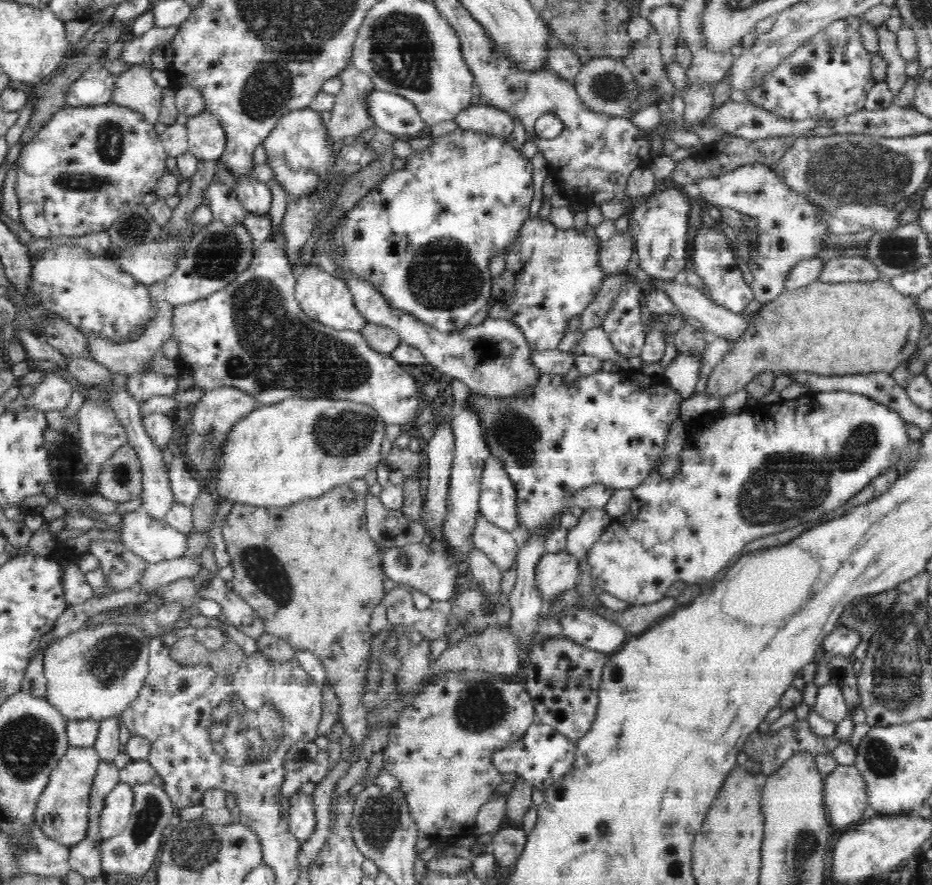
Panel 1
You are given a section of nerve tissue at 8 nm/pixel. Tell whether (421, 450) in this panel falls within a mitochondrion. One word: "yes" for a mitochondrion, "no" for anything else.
no

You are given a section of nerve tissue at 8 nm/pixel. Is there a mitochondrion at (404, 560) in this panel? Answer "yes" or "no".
yes

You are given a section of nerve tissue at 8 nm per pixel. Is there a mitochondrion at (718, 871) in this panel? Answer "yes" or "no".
no

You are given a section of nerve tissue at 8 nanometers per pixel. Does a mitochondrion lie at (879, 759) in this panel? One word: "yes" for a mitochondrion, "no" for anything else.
yes

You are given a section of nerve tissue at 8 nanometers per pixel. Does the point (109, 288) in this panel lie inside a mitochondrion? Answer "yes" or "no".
no

